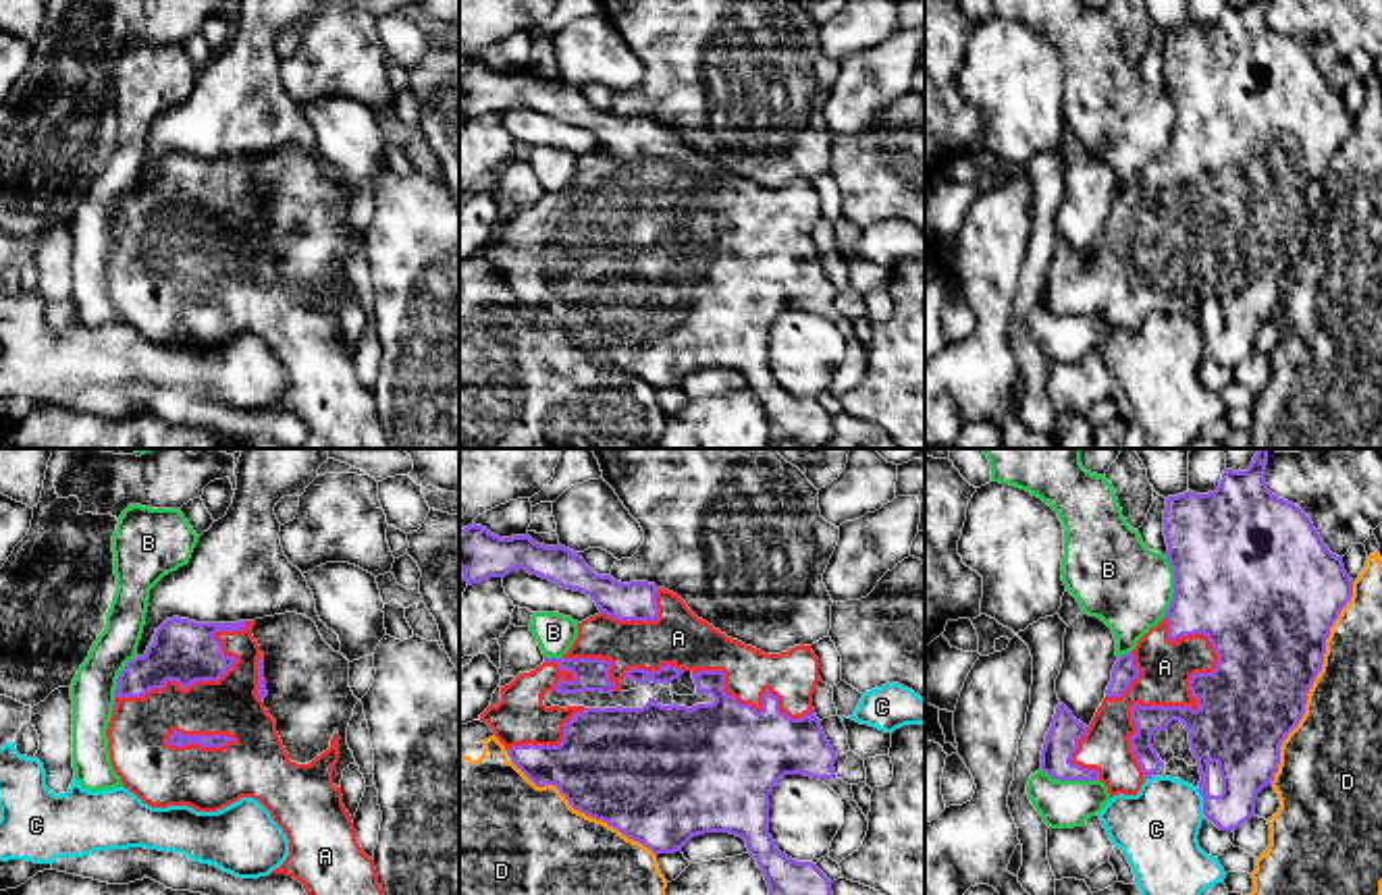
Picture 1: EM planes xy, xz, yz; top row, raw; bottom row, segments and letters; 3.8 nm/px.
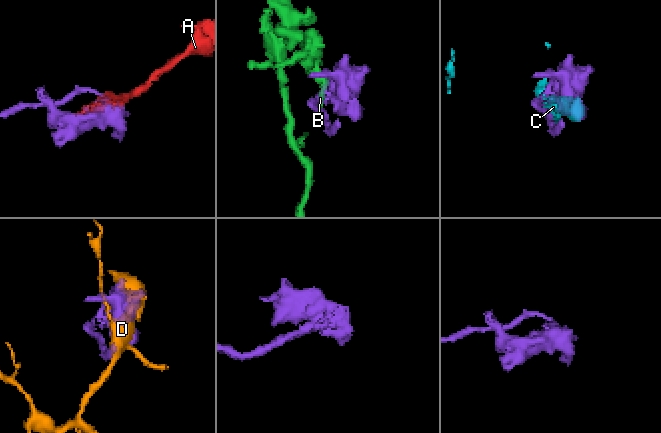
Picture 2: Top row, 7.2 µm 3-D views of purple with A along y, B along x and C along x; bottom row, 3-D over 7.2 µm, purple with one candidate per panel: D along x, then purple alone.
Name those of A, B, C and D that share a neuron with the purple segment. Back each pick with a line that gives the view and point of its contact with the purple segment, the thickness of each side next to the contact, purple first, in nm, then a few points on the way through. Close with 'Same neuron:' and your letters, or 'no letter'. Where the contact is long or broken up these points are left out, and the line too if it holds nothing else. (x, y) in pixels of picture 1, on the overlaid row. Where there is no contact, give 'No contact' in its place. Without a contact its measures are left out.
A: Touches purple at yz (1198, 704). Thickness 380 nm (purple) against 200 nm
Same neuron: A

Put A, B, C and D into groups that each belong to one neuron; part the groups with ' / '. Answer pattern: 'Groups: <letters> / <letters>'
Groups: A / B / C / D

